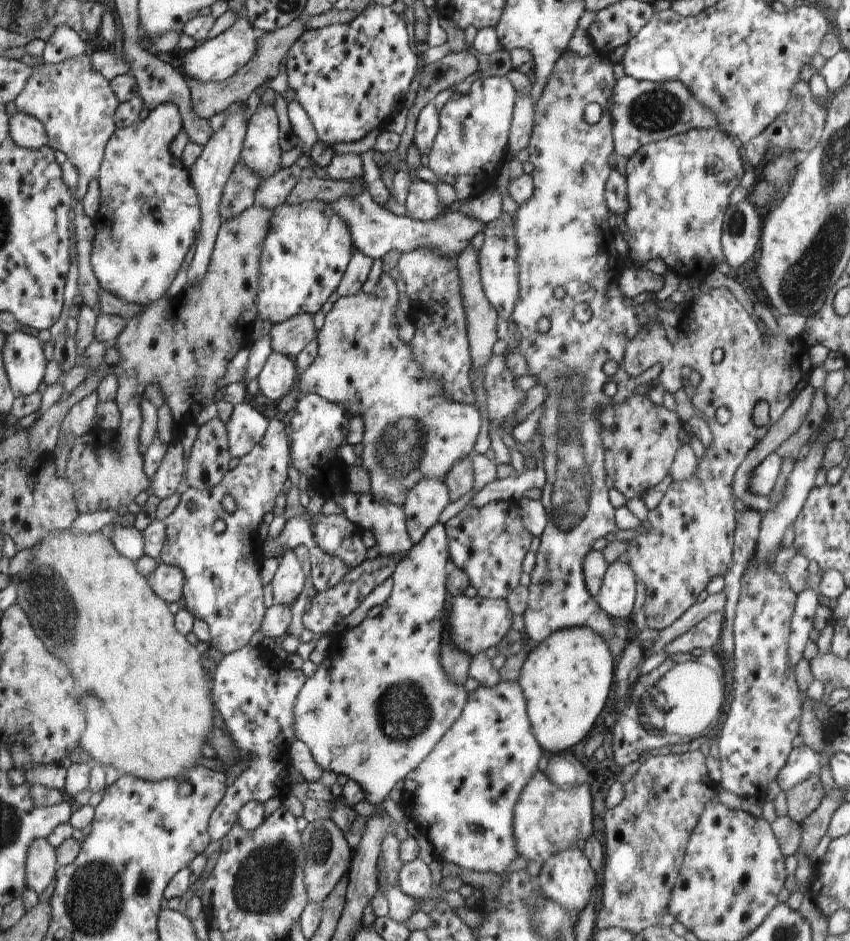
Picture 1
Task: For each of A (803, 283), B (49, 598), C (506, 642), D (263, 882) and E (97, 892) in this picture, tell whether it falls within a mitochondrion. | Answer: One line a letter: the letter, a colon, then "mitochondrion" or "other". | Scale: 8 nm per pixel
A: mitochondrion
B: mitochondrion
C: other
D: mitochondrion
E: mitochondrion

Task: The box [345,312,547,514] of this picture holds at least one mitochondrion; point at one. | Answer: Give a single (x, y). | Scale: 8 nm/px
(400, 447)

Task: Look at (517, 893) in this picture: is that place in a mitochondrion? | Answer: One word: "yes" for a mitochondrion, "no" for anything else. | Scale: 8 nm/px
no

